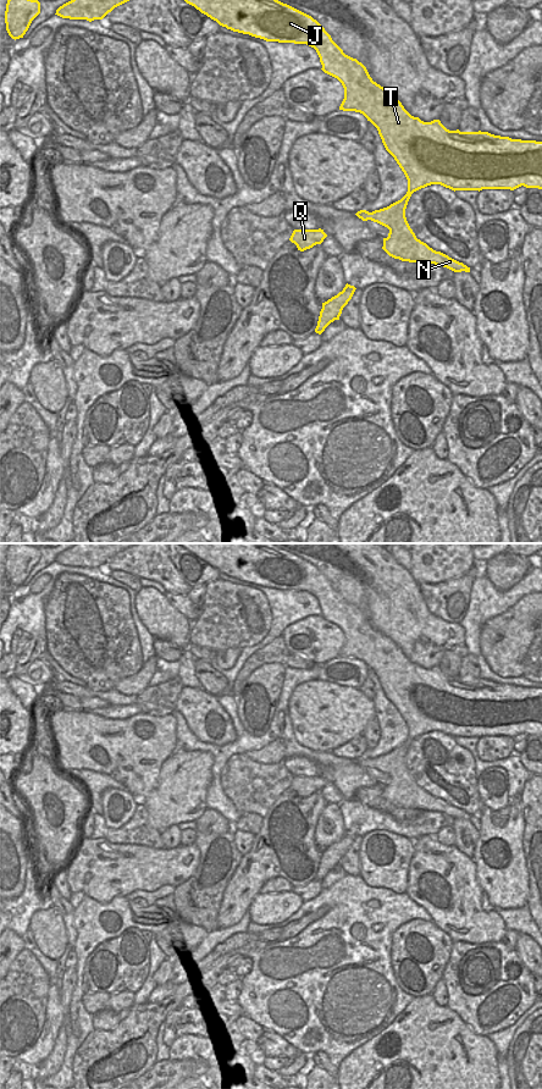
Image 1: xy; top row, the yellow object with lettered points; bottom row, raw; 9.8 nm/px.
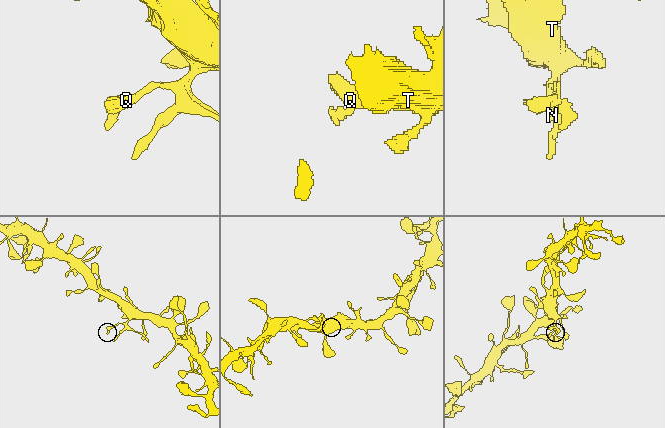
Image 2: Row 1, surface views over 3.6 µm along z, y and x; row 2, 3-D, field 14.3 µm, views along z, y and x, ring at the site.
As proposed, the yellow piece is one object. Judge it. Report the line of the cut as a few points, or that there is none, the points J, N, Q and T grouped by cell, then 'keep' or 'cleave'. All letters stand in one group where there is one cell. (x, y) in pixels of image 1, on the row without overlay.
xy (408, 736), (409, 744), (405, 751) | J T / N Q | cleave

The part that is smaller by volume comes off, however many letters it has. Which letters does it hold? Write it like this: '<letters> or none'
N, Q

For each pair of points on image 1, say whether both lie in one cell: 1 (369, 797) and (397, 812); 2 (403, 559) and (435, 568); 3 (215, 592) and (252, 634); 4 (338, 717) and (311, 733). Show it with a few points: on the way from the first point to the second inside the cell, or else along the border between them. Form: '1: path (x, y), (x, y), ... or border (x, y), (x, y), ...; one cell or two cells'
1: path (376, 800), (390, 808); one cell
2: border (411, 556), (409, 570); two cells
3: path (225, 602), (227, 608), (243, 624); one cell
4: path (332, 717), (327, 717), (317, 727); one cell

